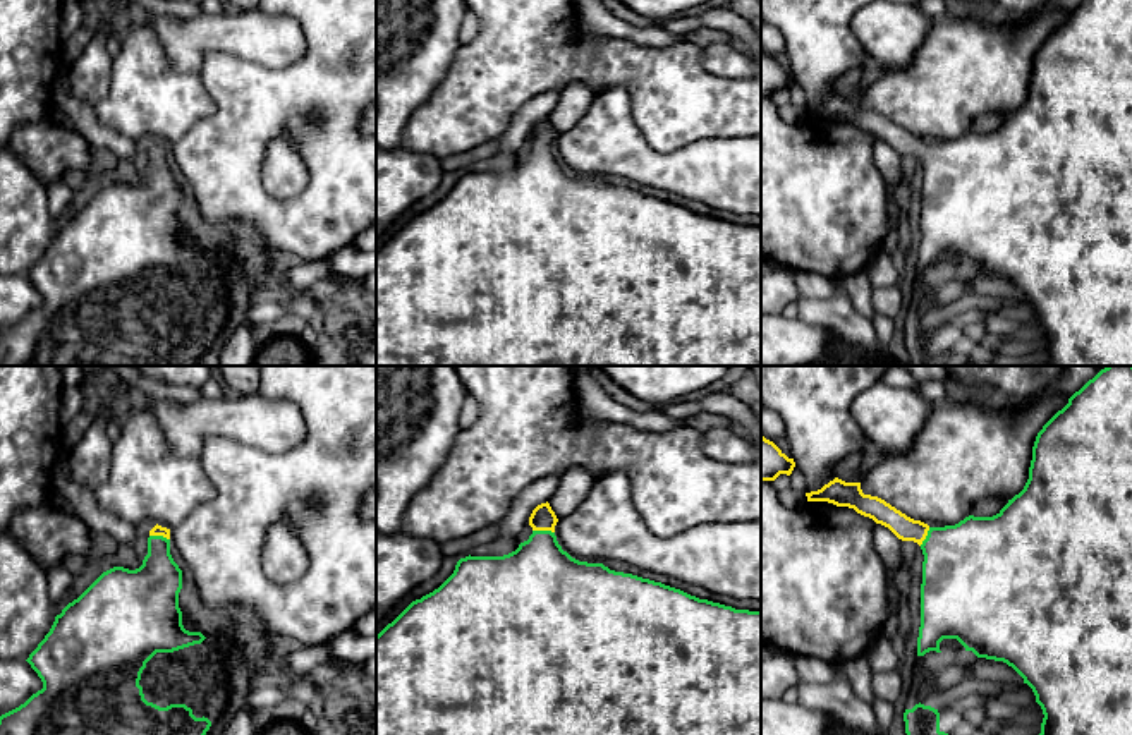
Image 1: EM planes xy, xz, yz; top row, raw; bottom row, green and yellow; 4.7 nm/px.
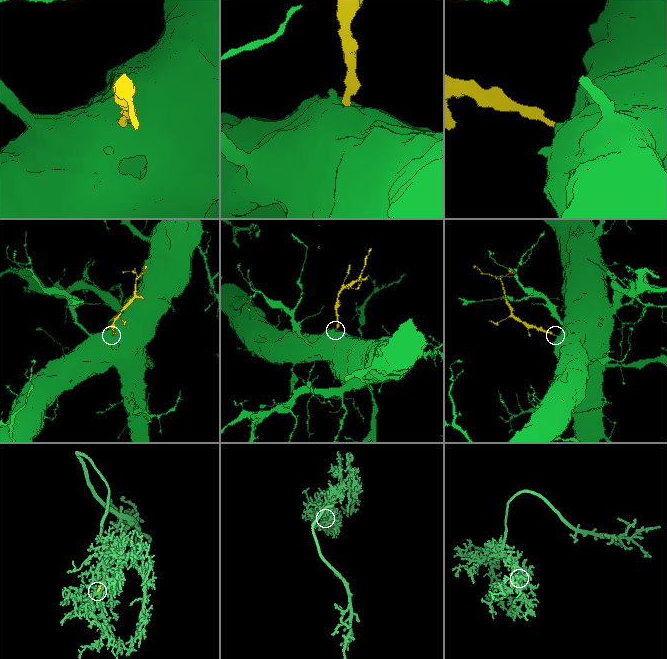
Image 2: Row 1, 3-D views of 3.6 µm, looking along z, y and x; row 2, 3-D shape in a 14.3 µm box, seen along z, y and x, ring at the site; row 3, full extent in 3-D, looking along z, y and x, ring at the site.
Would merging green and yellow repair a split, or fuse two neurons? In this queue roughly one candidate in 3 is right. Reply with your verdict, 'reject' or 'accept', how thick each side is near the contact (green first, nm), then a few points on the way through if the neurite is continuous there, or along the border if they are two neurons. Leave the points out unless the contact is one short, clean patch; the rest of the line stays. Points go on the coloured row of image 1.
accept; 400 nm thick on the green side, 110 nm on the other; runs through xz (538, 584), (543, 531), (543, 517)

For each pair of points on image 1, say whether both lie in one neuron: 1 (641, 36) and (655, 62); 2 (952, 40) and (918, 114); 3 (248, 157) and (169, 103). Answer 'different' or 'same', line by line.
1: different
2: same
3: different

